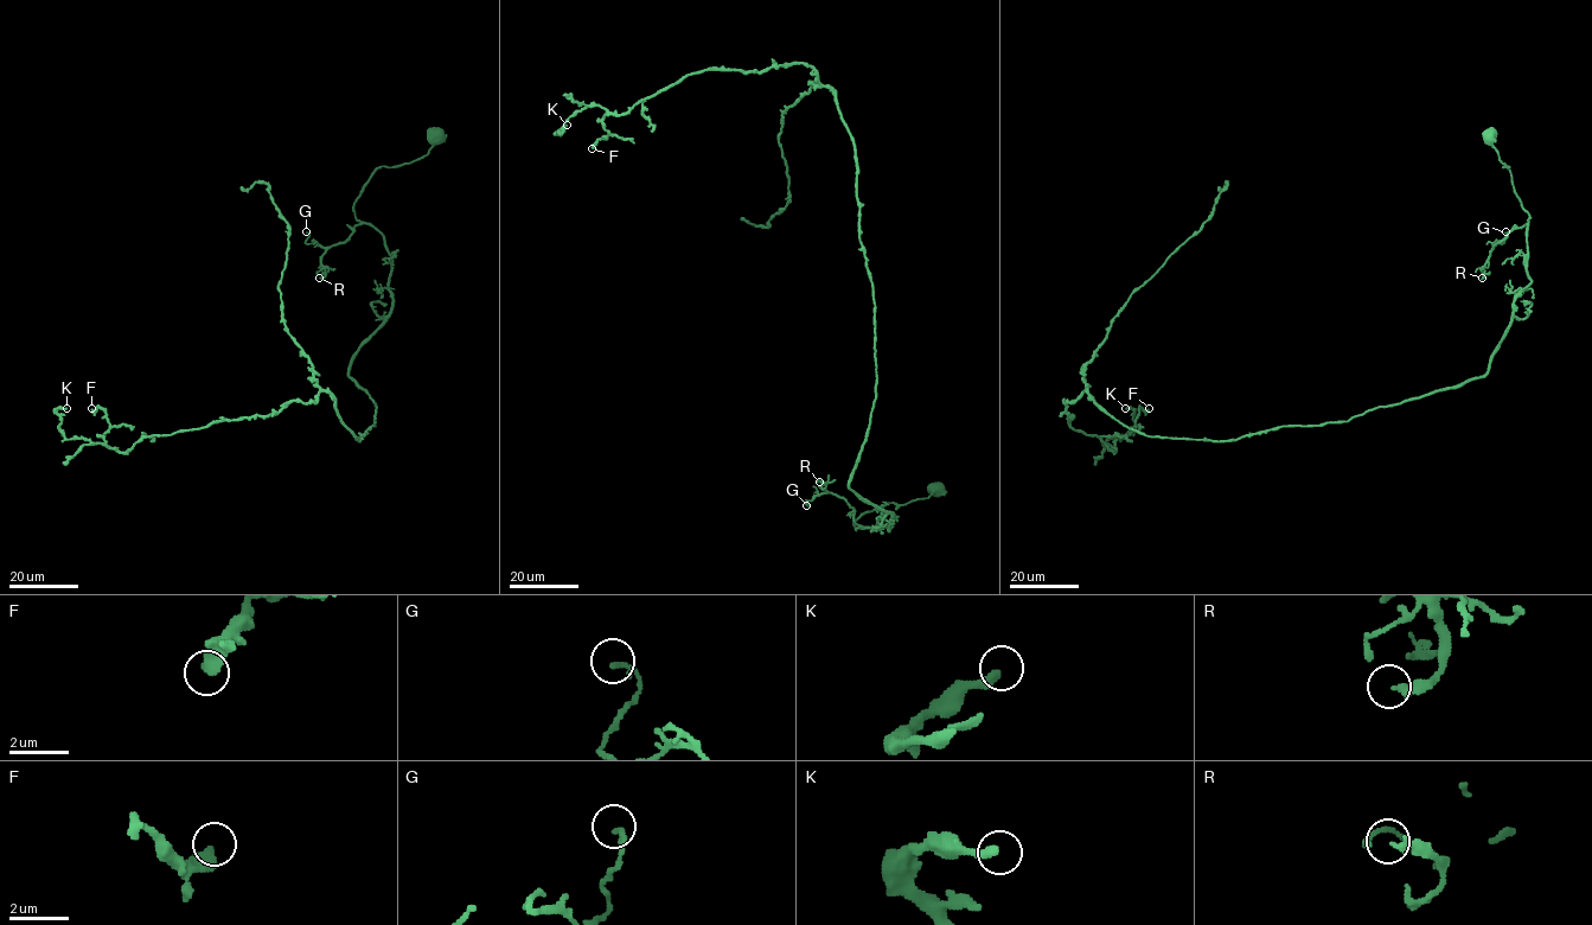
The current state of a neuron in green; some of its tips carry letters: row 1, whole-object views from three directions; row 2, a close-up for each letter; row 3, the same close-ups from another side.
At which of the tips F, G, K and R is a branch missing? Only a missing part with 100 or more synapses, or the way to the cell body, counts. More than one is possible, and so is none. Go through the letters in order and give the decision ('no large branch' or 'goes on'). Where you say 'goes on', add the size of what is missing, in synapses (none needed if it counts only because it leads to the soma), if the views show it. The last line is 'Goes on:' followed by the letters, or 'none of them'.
F: no large branch
G: no large branch
K: no large branch
R: no large branch
Goes on: none of them

